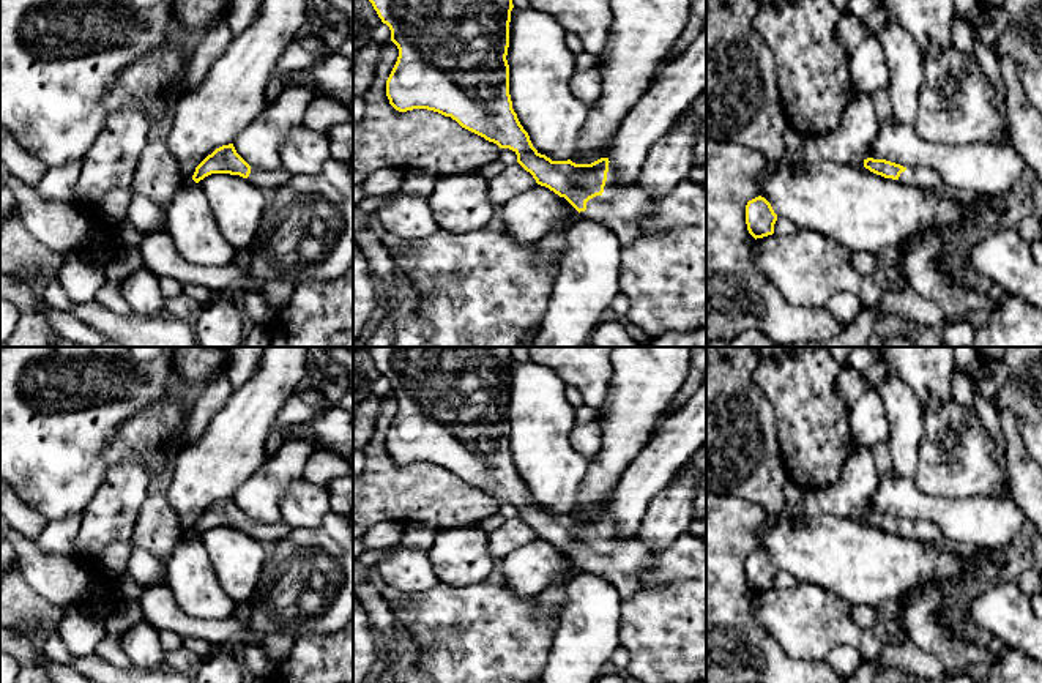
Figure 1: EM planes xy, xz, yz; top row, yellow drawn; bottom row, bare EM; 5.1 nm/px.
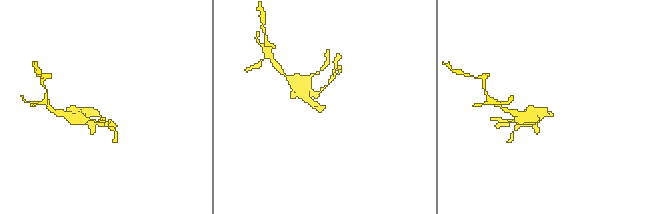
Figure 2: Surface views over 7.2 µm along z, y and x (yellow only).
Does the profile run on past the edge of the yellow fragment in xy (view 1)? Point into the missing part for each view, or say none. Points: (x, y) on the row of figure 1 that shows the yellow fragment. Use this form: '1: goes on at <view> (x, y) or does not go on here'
1: goes on at xy (262, 179)

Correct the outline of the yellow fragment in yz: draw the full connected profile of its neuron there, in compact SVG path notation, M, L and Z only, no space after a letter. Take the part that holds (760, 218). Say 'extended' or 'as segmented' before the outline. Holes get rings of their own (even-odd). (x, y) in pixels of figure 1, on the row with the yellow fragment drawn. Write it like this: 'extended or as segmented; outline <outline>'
as segmented; outline M758 196L746 205L746 224L749 233L757 240L774 233L777 215L771 203Z

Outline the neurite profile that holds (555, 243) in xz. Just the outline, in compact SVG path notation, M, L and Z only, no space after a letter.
M564 197L563 200L564 216L560 226L534 243L538 256L553 256L558 265L561 263L561 259L568 254L569 249L569 230L582 218L582 215Z

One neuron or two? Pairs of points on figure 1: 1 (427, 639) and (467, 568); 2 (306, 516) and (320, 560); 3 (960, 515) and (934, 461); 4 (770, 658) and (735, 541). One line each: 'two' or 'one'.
1: two
2: two
3: two
4: one

